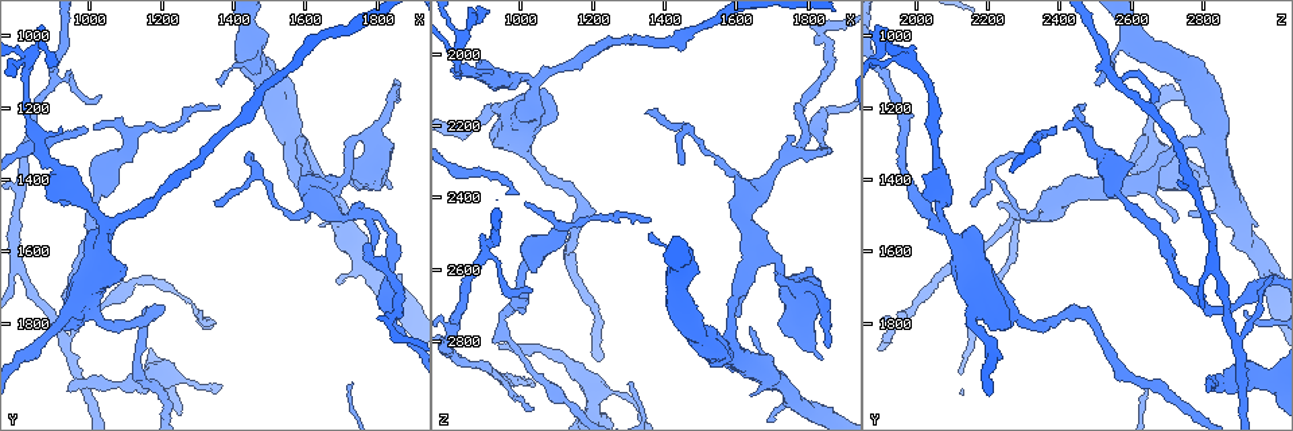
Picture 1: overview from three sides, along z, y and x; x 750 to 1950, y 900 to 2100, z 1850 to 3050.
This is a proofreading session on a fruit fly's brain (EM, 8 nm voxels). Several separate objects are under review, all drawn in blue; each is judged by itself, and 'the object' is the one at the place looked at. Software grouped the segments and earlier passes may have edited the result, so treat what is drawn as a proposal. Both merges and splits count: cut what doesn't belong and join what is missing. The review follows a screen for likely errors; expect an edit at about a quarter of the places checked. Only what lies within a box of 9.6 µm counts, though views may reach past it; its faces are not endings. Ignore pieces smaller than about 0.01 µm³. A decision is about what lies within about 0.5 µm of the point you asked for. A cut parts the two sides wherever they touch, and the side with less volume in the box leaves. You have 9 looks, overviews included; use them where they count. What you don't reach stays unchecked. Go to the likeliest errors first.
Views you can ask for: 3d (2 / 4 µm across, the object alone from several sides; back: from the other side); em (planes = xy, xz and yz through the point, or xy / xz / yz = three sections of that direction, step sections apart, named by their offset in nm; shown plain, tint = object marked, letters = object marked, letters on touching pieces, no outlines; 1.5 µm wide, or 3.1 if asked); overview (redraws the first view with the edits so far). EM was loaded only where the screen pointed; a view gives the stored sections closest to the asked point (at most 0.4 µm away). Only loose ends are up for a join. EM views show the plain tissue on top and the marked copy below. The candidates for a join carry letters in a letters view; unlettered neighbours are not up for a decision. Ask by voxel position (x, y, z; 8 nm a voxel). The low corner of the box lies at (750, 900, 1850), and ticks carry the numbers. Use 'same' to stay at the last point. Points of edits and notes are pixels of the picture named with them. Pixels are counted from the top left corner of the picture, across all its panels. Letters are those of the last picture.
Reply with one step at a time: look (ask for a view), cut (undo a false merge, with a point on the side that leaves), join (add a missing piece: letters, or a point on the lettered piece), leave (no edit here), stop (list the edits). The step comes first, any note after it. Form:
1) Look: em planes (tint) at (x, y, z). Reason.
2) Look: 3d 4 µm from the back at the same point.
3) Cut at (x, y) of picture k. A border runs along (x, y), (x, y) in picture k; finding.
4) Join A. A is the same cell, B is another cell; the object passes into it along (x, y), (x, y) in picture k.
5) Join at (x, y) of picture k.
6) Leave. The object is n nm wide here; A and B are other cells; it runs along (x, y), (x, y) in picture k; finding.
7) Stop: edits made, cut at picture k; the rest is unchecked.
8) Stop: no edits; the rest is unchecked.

Look: 3d 4 µm from the back at (930, 1980, 2820). An open end.

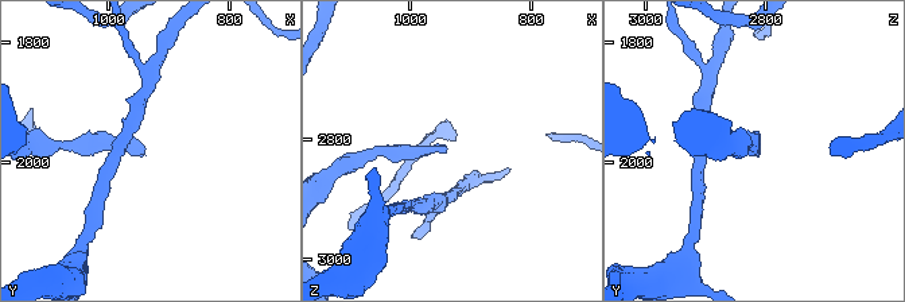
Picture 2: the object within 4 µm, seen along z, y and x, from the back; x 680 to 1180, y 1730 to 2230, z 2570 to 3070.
Look: em xz step 4 (letters) at (940, 1985, 2815).

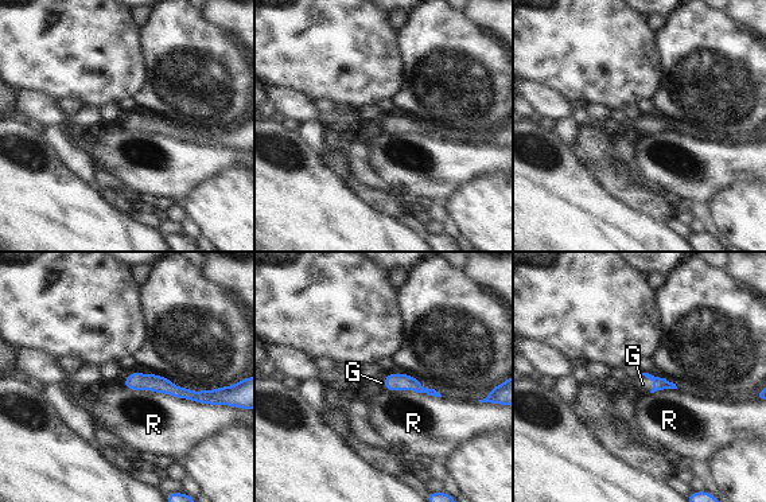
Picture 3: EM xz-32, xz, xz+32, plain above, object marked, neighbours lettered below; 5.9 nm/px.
Join G. G is the same cell, R is another cell; the neuron continues.

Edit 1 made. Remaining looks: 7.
Look: 3d 2 µm at (1770, 1500, 2270). Three-way junction.

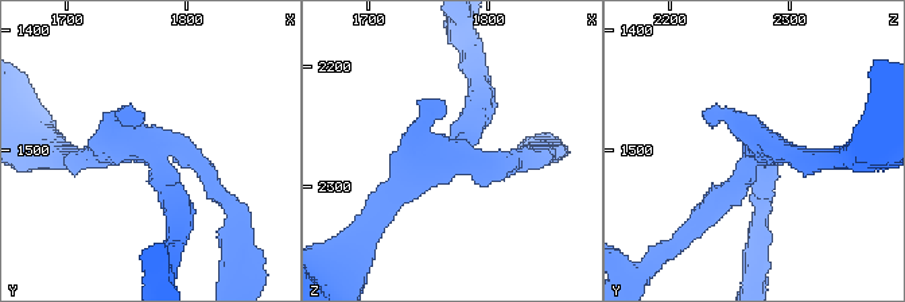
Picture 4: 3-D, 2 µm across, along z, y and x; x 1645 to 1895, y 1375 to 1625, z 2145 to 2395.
Look: em xy step 4 (letters) at (1772, 1504, 2274). Now the EM.

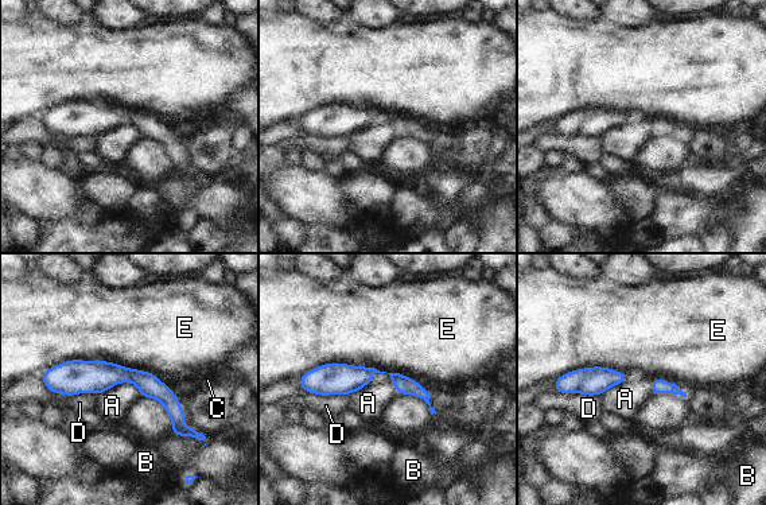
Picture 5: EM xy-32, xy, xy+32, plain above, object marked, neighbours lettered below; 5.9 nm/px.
Leave. A, B, C, D and E are other cells; a border runs along (397, 392), (376, 373), (350, 395) in picture 5; all the same neuron.

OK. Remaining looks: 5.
Look: em 3.1 µm xz step 8 (tint) at (1030, 1170, 2660). Branch stops here.

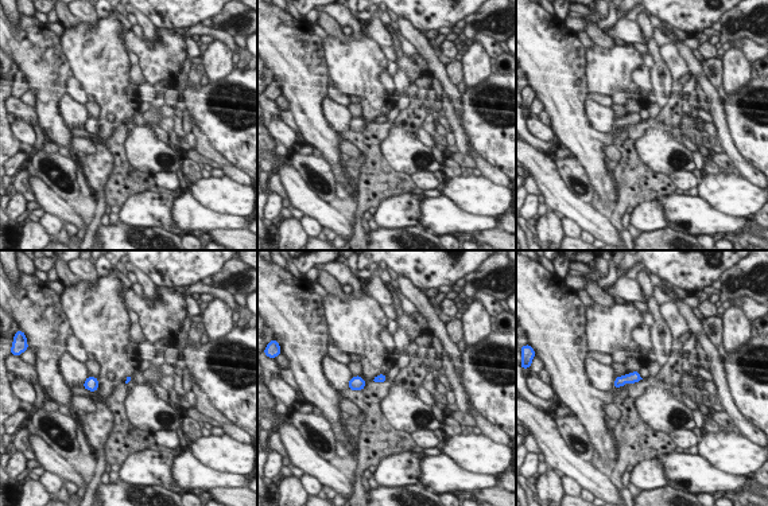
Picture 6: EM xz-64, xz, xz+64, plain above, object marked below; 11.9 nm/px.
Look: em 3.1 µm planes (letters) at the same point. Another direction.

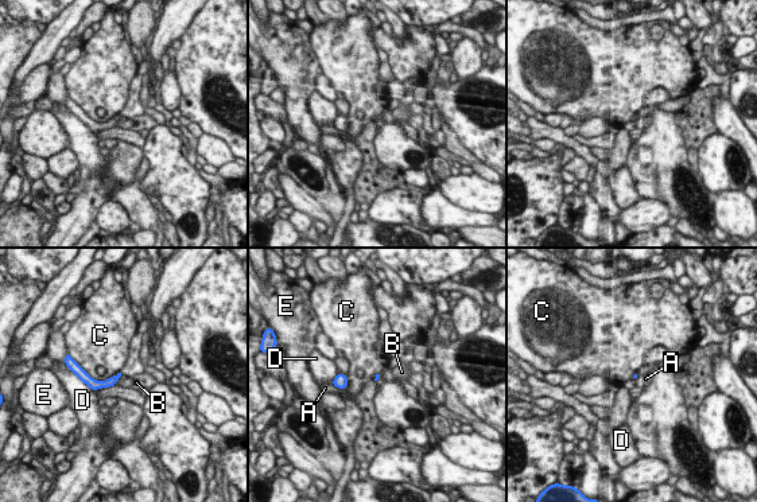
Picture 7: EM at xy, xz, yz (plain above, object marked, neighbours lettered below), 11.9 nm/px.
Leave. A, B, C, D and E are other cells; a border runs along (119, 378), (115, 384) in picture 7; no lettered piece goes on from it.

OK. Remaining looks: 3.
Look: 3d 4 µm at (920, 1800, 2150). Thick turns thin.

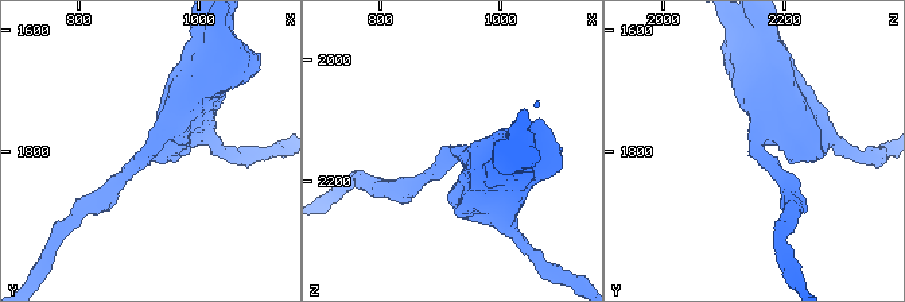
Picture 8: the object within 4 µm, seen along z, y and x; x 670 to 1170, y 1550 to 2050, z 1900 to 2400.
Look: em yz step 4 (letters) at (925, 1800, 2150).

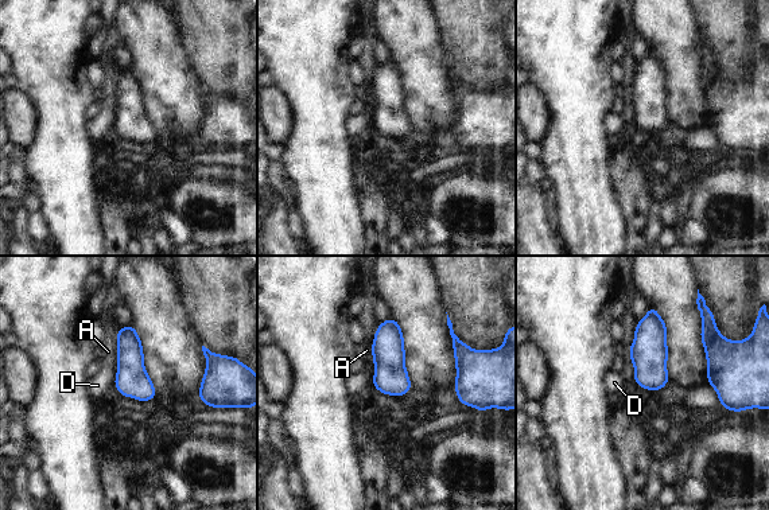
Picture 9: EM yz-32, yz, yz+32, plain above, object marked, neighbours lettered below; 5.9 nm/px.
Leave. The object is 200 nm wide here; A and D are other cells; a border runs along (117, 326), (116, 376), (112, 385) in picture 9; one neuron here.

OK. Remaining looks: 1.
Stop: edits made, join at picture 3; the rest is unchecked.

